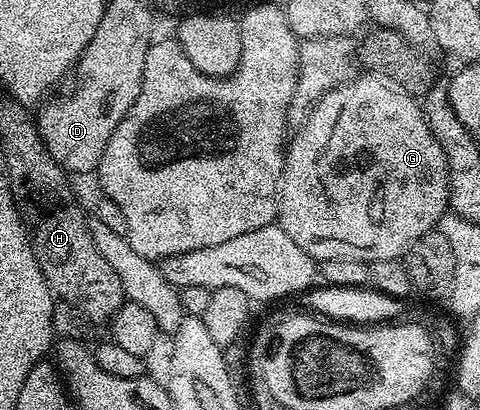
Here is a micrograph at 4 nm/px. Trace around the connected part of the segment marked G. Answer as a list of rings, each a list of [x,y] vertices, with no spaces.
[[[379,74],[357,75],[346,84],[331,88],[321,100],[312,105],[303,124],[295,129],[296,137],[289,139],[284,154],[284,173],[280,179],[278,197],[278,225],[314,261],[363,260],[373,262],[382,259],[401,259],[408,249],[418,242],[424,234],[439,225],[444,213],[449,211],[448,203],[448,163],[442,146],[434,138],[424,117],[424,109],[417,97],[408,95],[403,88],[396,87],[391,80]]]

